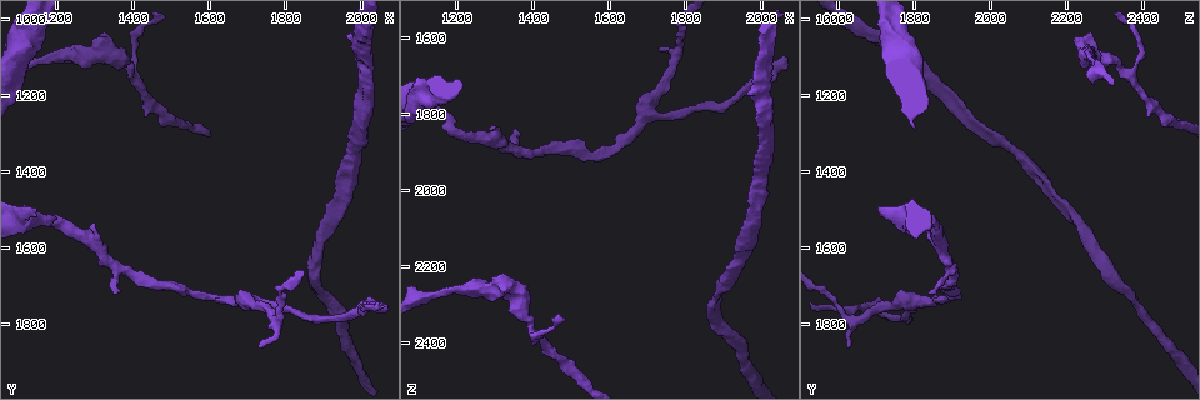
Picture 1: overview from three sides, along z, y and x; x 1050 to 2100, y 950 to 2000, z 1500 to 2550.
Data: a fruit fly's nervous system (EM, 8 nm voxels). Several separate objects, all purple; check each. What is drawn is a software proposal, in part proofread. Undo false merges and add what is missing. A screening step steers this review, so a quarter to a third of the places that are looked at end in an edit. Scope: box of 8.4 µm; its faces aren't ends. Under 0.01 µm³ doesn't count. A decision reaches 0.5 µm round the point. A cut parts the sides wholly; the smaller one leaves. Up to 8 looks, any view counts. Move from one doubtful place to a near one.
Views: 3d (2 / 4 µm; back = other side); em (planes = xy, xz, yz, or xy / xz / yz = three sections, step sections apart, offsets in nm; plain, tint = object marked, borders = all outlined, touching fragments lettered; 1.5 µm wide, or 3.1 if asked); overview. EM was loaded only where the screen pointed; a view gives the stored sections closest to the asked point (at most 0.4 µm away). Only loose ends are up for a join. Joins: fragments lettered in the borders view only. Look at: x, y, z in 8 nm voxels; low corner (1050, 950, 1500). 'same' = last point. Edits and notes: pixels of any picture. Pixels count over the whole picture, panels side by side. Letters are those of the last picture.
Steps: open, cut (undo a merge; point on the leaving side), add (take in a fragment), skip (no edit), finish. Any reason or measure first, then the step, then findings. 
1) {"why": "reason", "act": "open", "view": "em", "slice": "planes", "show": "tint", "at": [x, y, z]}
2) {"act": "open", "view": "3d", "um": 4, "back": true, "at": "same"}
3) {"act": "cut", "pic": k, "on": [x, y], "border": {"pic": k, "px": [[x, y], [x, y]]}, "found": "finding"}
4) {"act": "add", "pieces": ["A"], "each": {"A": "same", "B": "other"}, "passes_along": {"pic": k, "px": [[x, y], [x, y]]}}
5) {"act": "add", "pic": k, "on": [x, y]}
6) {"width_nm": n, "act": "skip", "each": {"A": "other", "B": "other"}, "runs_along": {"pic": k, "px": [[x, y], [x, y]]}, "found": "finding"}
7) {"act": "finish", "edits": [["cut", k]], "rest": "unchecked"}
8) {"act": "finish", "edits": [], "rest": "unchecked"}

{"act": "open", "view": "em", "slice": "planes", "show": "tint", "at": [1360, 1715, 1840]}

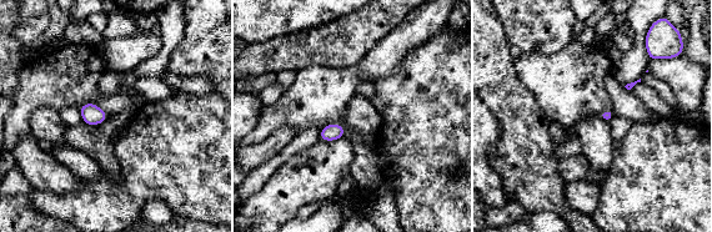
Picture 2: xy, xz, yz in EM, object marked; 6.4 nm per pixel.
{"act": "open", "view": "em", "slice": "planes", "show": "borders", "at": "same"}

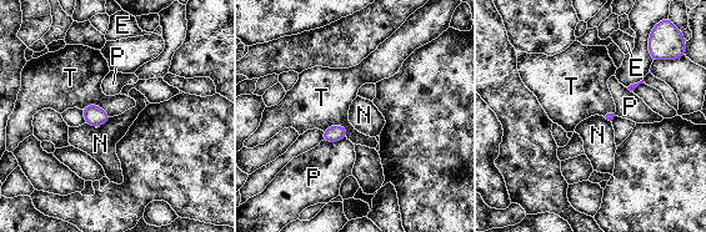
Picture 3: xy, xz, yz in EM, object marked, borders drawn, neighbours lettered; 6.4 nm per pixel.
{"longest_contact_nm": ["T", 180], "act": "skip", "each": {"E": "other", "N": "other", "P": "other", "T": "other"}, "border": {"pic": 3, "px": [[323, 131], [343, 125], [348, 137]]}, "found": "no lettered fragment goes on from it"}

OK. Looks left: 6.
{"act": "open", "view": "3d", "um": 4, "at": [1695, 1735, 1810]}

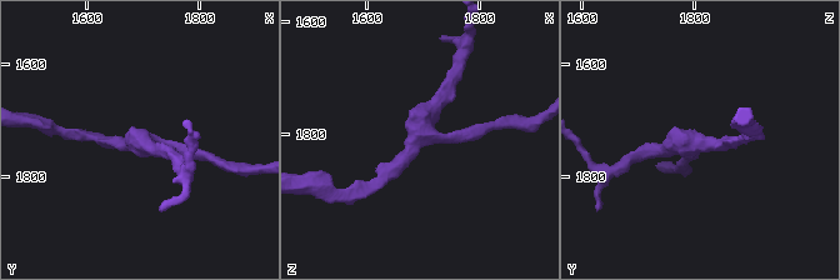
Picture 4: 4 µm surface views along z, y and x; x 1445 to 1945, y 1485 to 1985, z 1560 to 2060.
{"arms": 3, "arm_widths_nm": [180, 190, 200], "act": "open", "view": "em", "slice": "planes", "show": "tint", "at": [1700, 1740, 1800]}

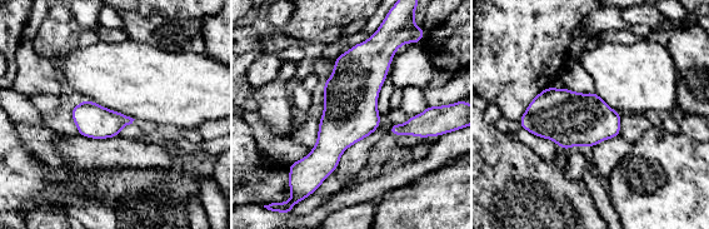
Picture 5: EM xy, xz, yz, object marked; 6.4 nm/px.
{"act": "open", "view": "em", "slice": "planes", "show": "borders", "at": "same"}

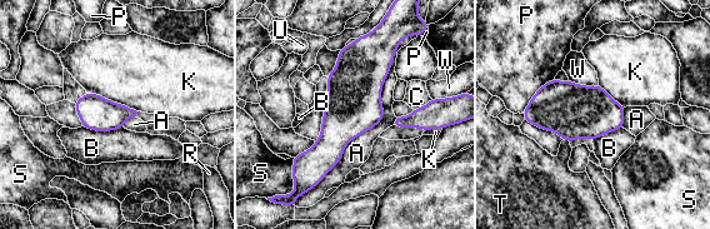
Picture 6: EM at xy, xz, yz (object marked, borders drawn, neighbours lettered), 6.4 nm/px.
{"width_nm": 200, "act": "skip", "each": {"A": "other", "B": "other", "C": "other", "K": "other", "P": "other", "R": "other", "S": "other", "T": "other", "U": "other", "W": "other"}, "border": {"pic": 6, "px": [[86, 91], [93, 91], [138, 111]]}, "found": "all the same neuron"}

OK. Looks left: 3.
{"why": "narrows sharply", "act": "open", "view": "em", "slice": "yz", "step": 8, "show": "borders", "at": [1180, 1100, 2270]}

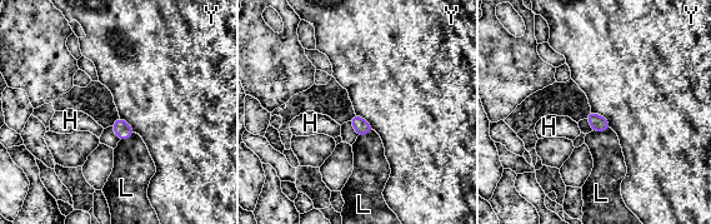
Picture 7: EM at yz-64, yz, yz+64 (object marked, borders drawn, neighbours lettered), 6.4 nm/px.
{"act": "skip", "each": {"H": "other", "L": "other", "Y": "other"}, "border": {"pic": 7, "px": [[591, 109], [604, 115], [611, 128]]}, "found": "continuous, no second neuron"}

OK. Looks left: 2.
{"act": "finish", "edits": [], "rest": "unchecked"}

